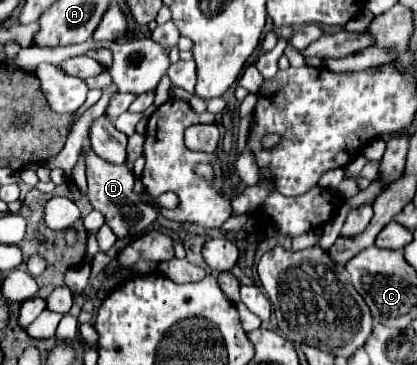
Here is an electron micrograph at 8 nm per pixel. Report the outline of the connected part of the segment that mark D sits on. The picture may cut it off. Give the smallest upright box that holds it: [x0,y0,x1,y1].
[86,150,158,238]

